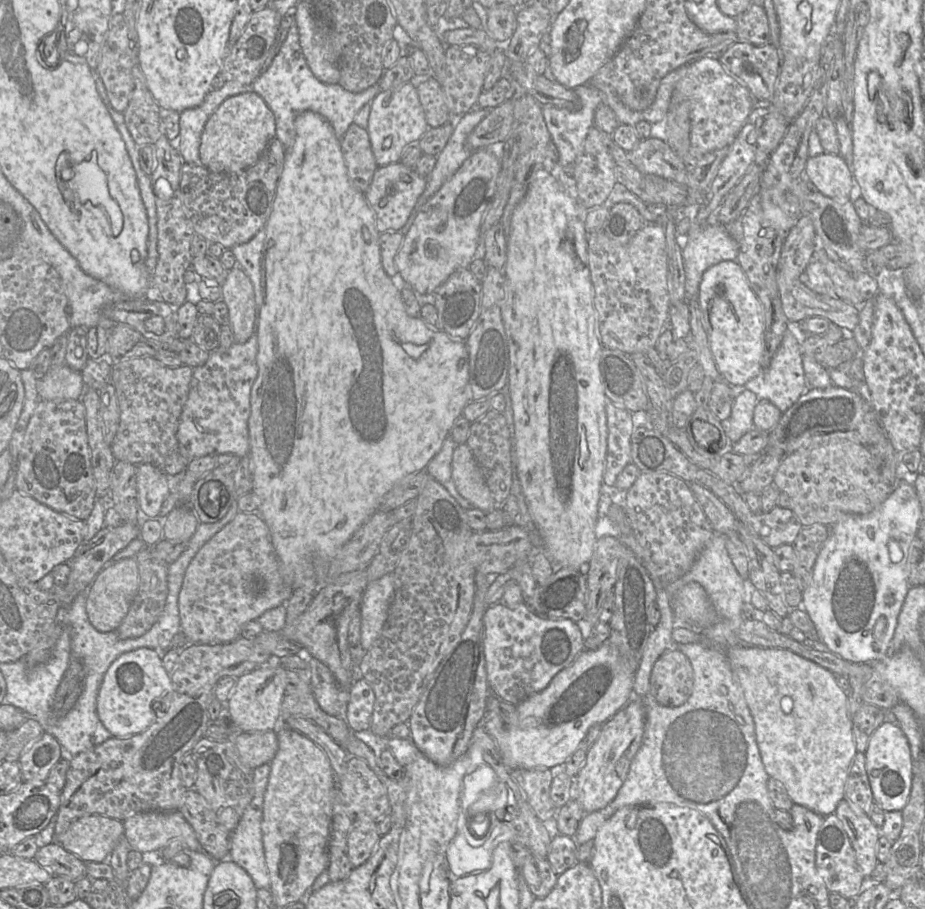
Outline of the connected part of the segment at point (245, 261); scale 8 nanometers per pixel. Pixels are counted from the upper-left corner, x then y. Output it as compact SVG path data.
M263 228L248 242L233 246L230 249L237 261L236 266L239 266L245 272L253 284L256 302L255 334L258 326L260 310L264 304L262 256L266 239L266 230Z

